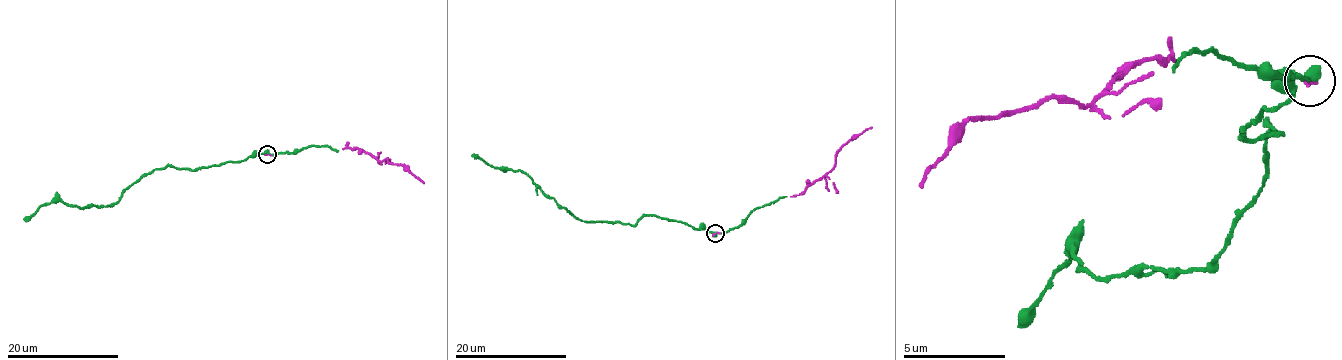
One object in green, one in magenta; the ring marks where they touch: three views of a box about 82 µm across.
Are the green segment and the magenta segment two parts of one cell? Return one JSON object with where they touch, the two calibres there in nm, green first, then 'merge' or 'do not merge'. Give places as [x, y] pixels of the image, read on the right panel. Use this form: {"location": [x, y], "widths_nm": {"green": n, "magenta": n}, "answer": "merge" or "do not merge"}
{"location": [1309, 80], "widths_nm": {"green": 400, "magenta": 110}, "answer": "merge"}

